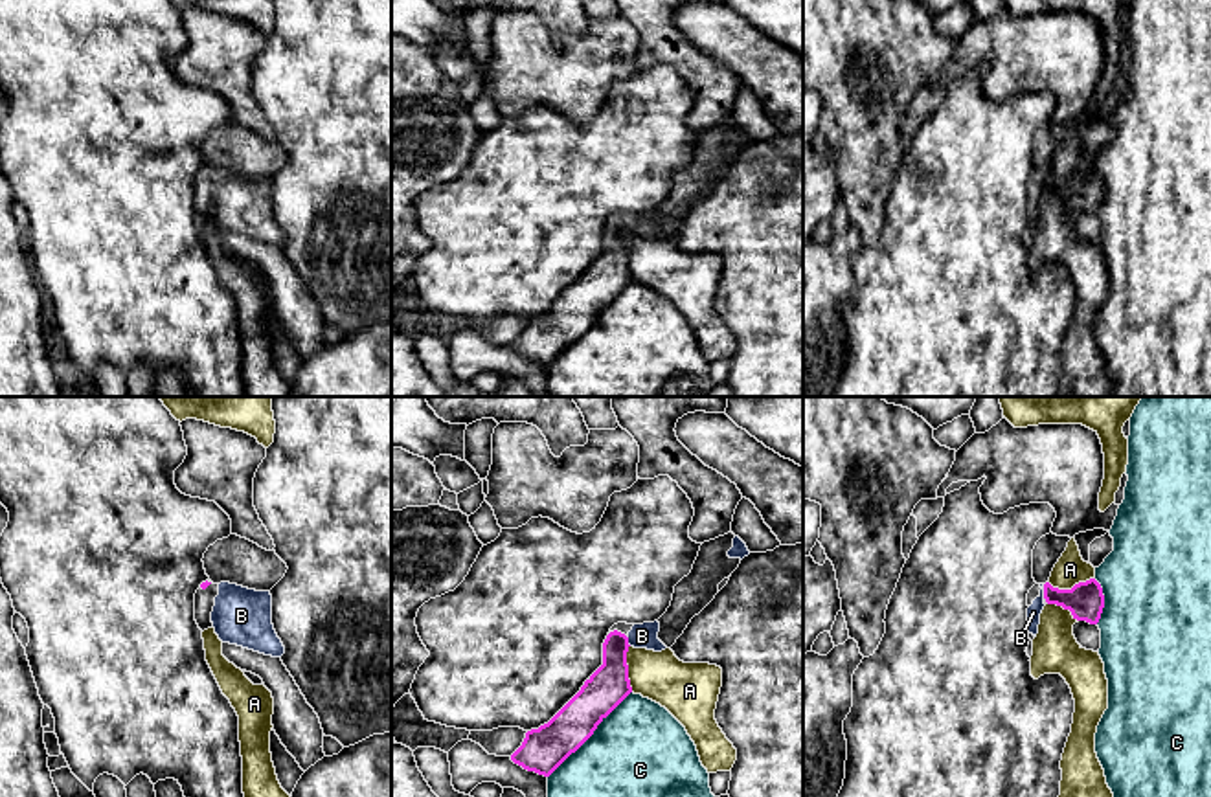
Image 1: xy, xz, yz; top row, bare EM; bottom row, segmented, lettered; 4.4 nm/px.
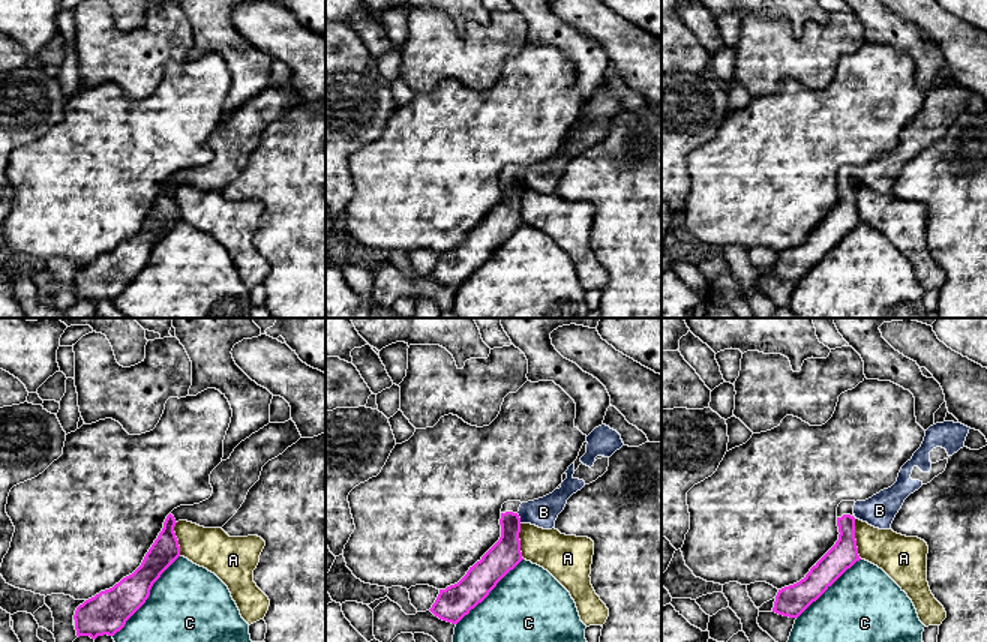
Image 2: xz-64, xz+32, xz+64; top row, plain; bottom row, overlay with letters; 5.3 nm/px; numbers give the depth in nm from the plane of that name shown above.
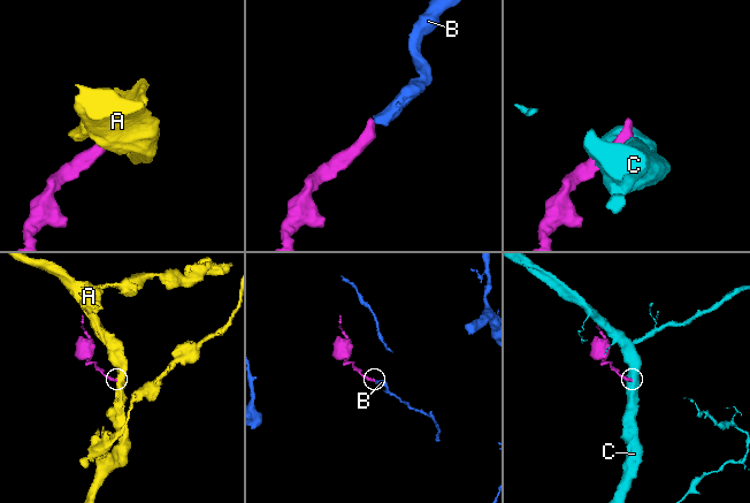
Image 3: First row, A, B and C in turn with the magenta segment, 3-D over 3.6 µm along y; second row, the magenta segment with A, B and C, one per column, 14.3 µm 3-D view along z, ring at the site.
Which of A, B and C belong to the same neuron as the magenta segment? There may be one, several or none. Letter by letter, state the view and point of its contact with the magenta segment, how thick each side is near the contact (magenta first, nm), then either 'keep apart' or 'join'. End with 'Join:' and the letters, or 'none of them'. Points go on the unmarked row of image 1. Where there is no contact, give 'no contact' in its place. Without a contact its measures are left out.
A: yz (1072, 177) | 160/140 nm | keep apart
B: yz (1044, 180) | 160/60 nm | join
C: xz (590, 324) | 190/500 nm | keep apart
Join: B

